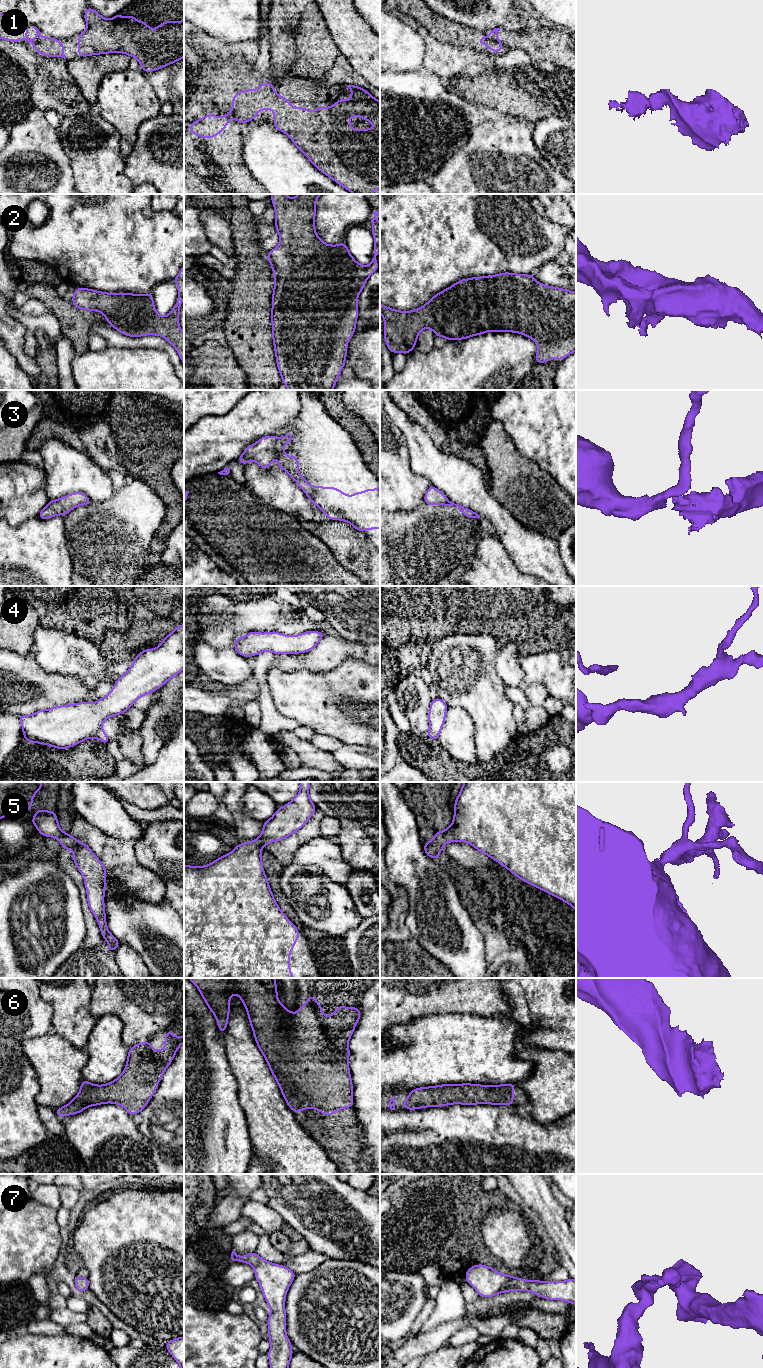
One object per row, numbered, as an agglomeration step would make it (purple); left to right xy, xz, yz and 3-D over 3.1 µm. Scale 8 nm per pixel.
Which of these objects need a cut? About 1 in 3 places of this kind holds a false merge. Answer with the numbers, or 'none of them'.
1, 3

